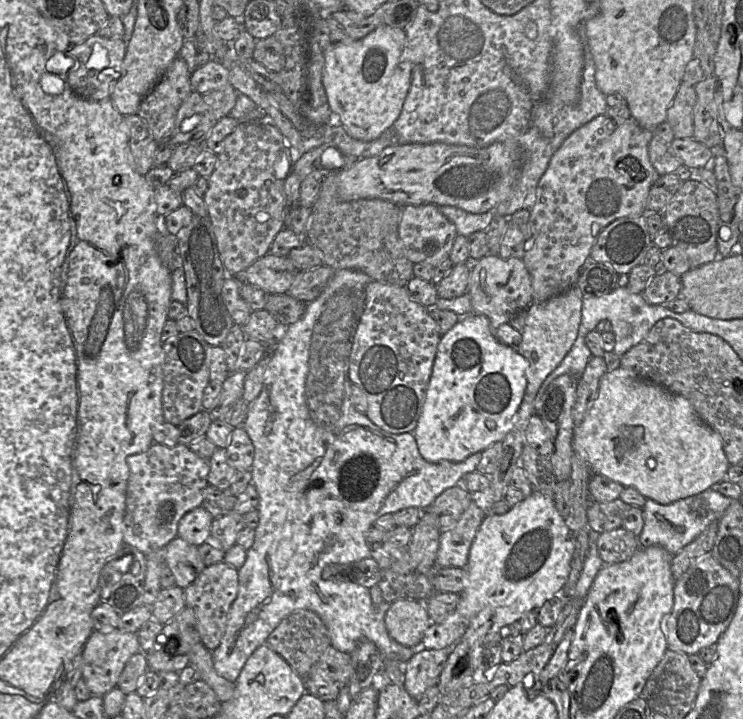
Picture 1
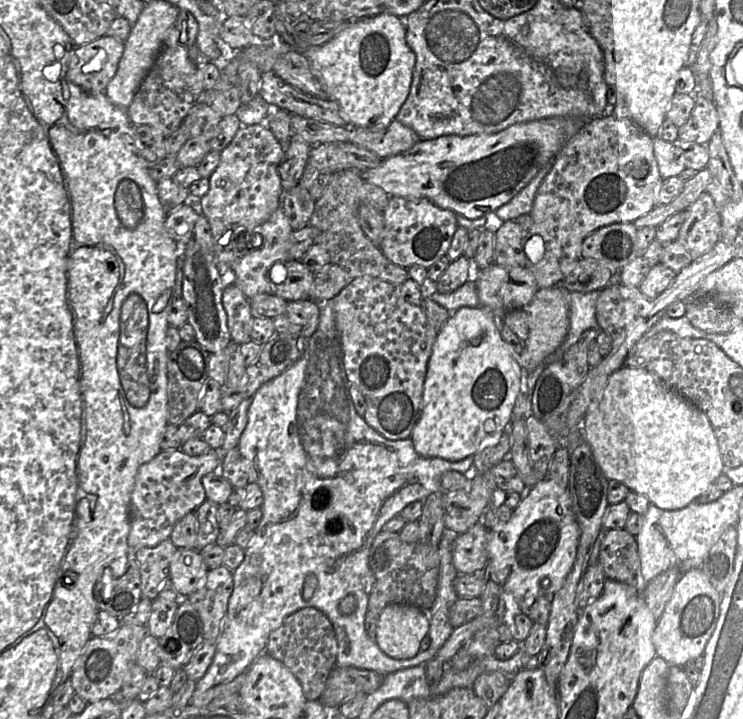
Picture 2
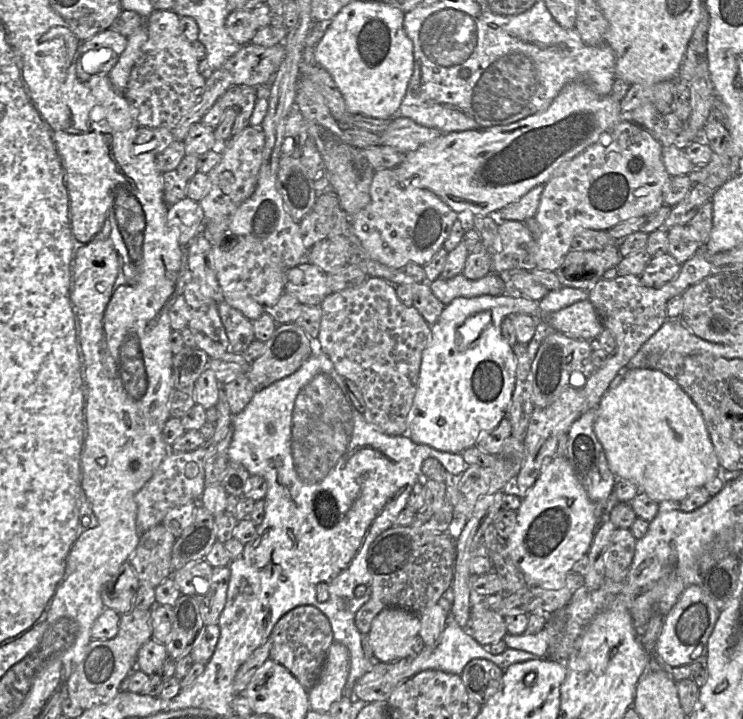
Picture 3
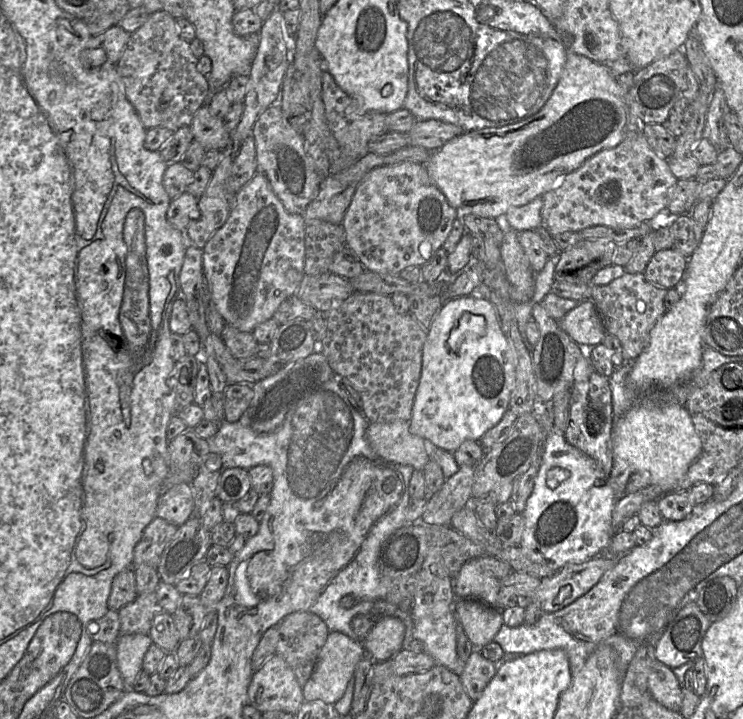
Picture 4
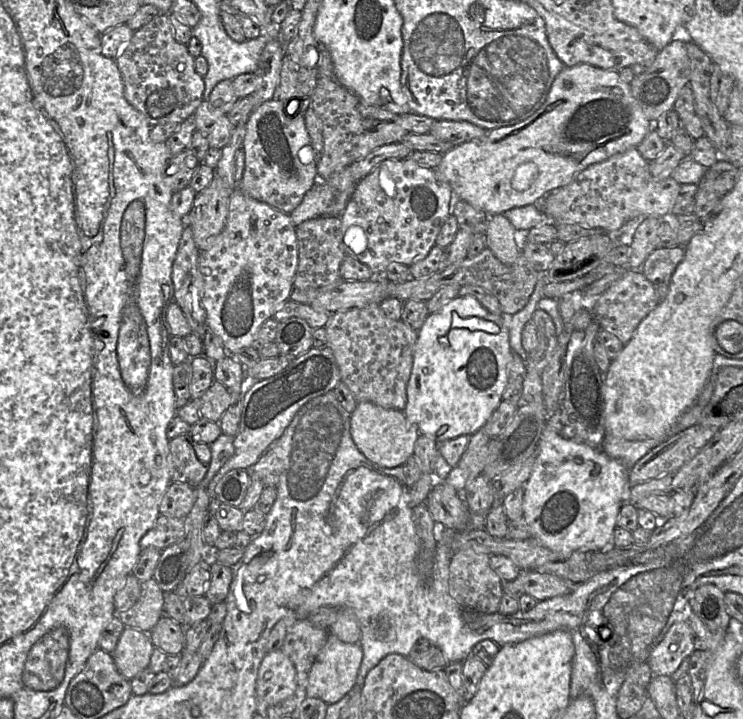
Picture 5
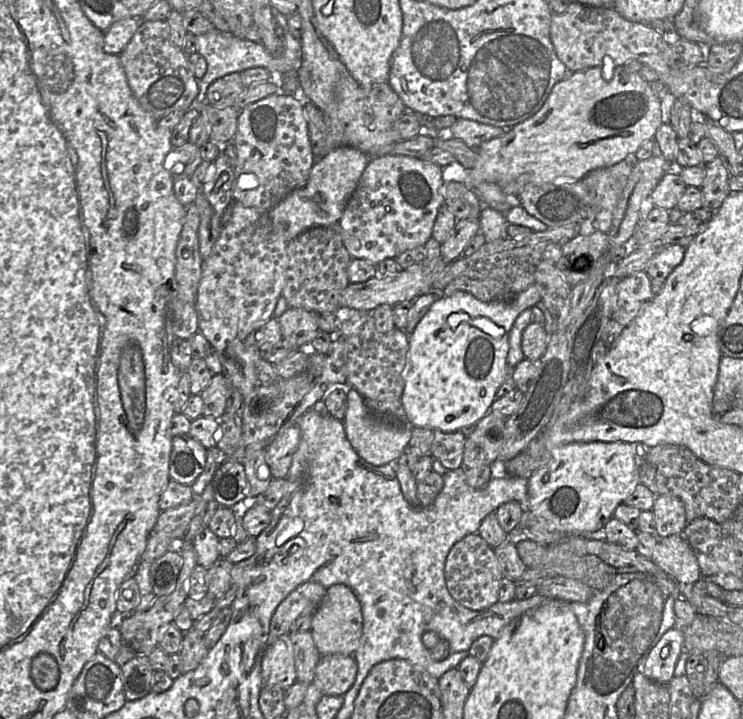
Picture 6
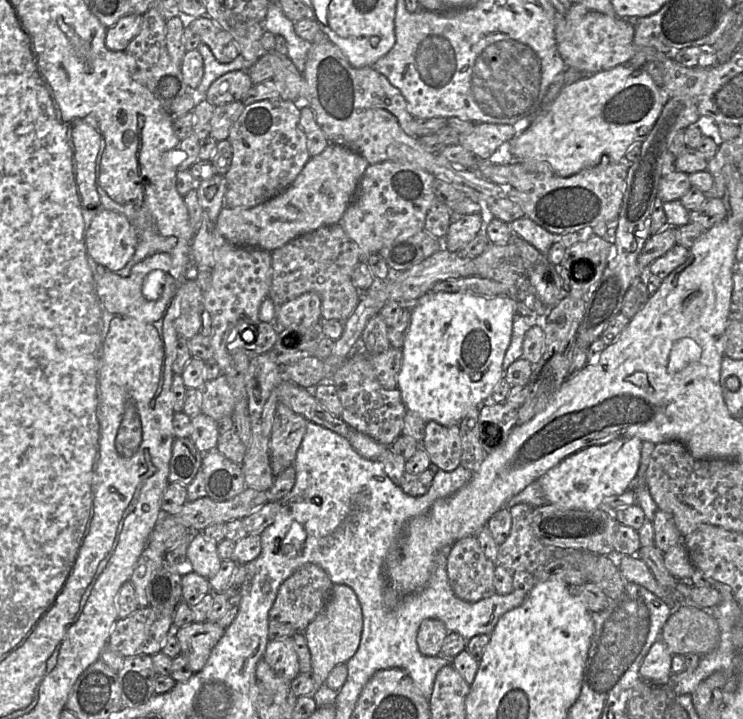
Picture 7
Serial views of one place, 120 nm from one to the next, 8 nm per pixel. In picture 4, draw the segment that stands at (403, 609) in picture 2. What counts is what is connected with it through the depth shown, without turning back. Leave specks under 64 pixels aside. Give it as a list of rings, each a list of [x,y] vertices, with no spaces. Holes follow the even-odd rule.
[[[387,616],[379,620],[364,639],[366,653],[375,661],[393,658],[402,648],[405,625],[397,617]]]

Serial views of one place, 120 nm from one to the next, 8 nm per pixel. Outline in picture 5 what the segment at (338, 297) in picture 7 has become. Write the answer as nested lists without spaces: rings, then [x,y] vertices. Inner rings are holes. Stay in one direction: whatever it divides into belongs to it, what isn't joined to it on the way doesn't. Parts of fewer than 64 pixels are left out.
[[[321,216],[306,220],[296,227],[298,266],[293,289],[309,291],[337,283],[341,278],[340,266],[346,256],[340,216]]]

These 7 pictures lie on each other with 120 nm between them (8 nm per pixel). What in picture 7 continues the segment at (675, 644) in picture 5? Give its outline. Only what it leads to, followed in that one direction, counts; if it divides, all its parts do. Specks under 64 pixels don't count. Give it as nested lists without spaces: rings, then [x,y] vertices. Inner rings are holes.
[[[657,640],[643,659],[640,676],[654,685],[667,685],[671,671],[673,655],[662,640]]]

